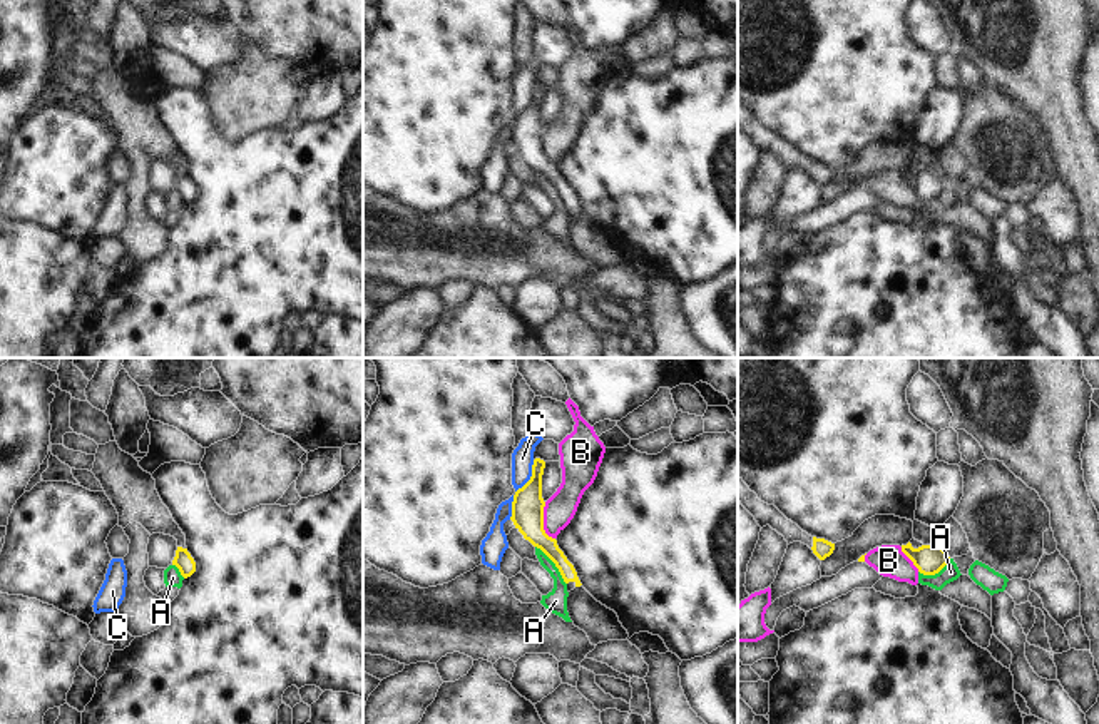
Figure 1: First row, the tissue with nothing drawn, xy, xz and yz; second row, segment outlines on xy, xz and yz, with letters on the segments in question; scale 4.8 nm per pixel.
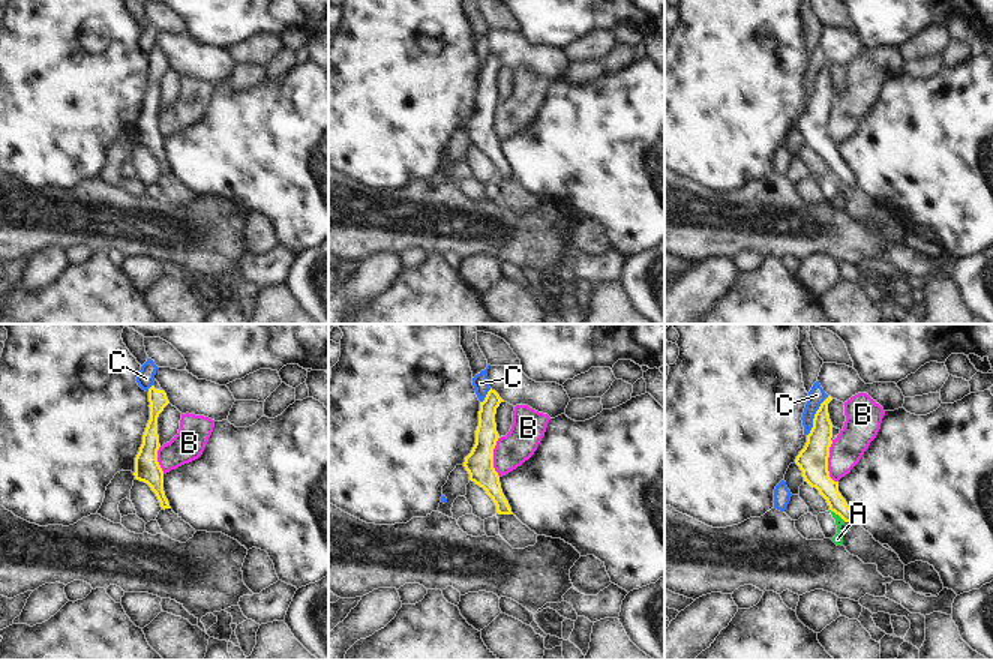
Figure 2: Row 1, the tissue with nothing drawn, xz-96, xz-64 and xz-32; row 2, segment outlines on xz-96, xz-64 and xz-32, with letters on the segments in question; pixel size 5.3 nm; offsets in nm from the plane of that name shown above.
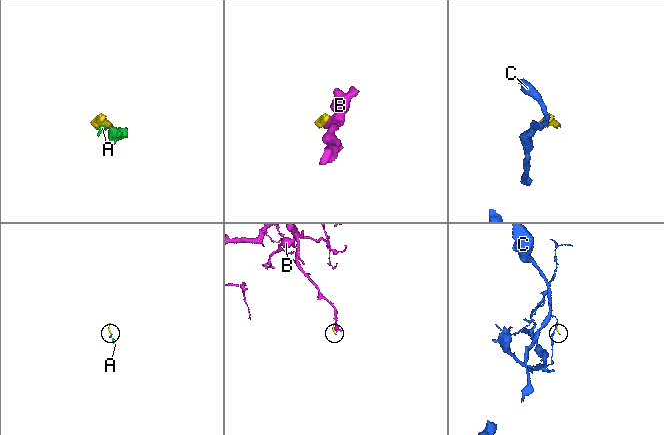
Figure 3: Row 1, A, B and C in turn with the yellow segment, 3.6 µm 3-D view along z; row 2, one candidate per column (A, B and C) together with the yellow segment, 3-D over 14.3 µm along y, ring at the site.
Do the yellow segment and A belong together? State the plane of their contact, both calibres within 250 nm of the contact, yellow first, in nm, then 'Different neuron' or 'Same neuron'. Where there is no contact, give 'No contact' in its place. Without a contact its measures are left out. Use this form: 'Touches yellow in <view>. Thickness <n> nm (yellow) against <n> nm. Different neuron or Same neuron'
Touches yellow in xz. Thickness 130 nm (yellow) against 110 nm. Different neuron.

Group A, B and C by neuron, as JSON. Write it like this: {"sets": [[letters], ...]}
{"sets": [["A", "B"], ["C"]]}

